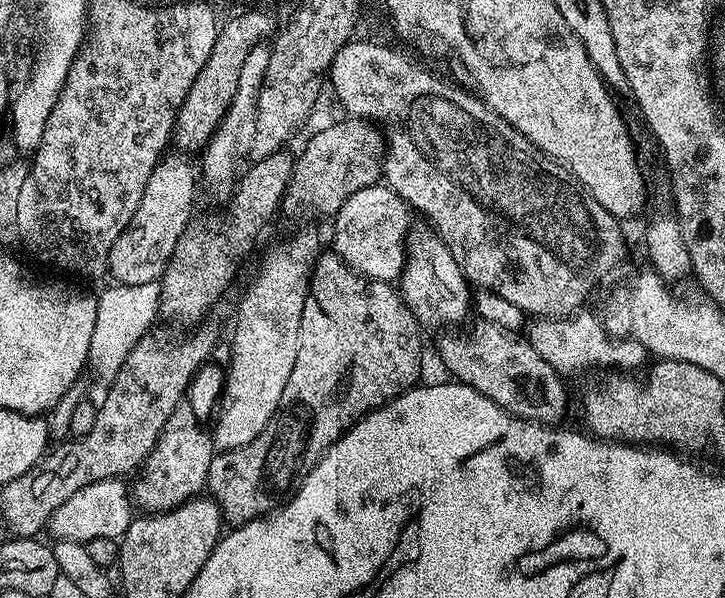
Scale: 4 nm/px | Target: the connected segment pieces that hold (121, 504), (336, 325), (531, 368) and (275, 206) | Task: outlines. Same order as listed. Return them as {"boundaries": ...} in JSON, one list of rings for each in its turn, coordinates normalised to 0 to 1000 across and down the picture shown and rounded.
{"boundaries":[[[[170,801],[137,803],[128,809],[113,813],[102,826],[87,836],[72,851],[66,861],[65,888],[73,890],[73,898],[81,903],[108,903],[120,906],[130,900],[146,900],[164,905],[177,875],[185,868],[183,838],[179,834],[178,818],[170,809]]],[[[447,418],[436,430],[436,441],[430,446],[430,462],[425,468],[425,497],[417,518],[417,538],[411,552],[411,585],[406,599],[406,619],[400,619],[400,632],[394,632],[394,645],[389,652],[389,666],[383,672],[381,689],[367,706],[367,712],[345,739],[339,739],[327,749],[310,749],[299,754],[290,773],[284,823],[291,834],[298,838],[303,849],[303,861],[316,878],[330,880],[341,870],[352,870],[353,865],[364,861],[382,848],[410,814],[412,804],[421,796],[433,778],[440,773],[443,763],[458,741],[474,727],[497,697],[512,689],[514,682],[524,682],[543,664],[552,662],[575,640],[579,629],[579,555],[581,547],[574,540],[568,520],[560,512],[560,505],[552,497],[550,487],[534,468],[510,468],[505,462],[488,453],[477,436],[469,433],[462,420]]],[[[661,532],[640,547],[623,545],[606,557],[608,562],[601,582],[607,587],[614,619],[623,627],[619,630],[659,652],[666,662],[674,662],[705,696],[763,712],[777,704],[772,701],[783,689],[779,630],[767,622],[764,612],[759,612],[759,605],[742,592],[742,585],[737,585],[727,560],[681,545],[681,538]]],[[[394,251],[379,254],[375,259],[354,266],[343,283],[327,299],[321,313],[323,324],[314,349],[305,361],[276,361],[261,368],[251,391],[240,411],[239,425],[226,448],[226,460],[221,463],[222,482],[219,527],[232,535],[265,535],[276,538],[292,515],[292,507],[314,482],[314,473],[326,458],[326,433],[337,428],[348,415],[348,406],[359,395],[364,373],[375,358],[385,353],[388,336],[403,294],[407,278],[404,259]]]]}

